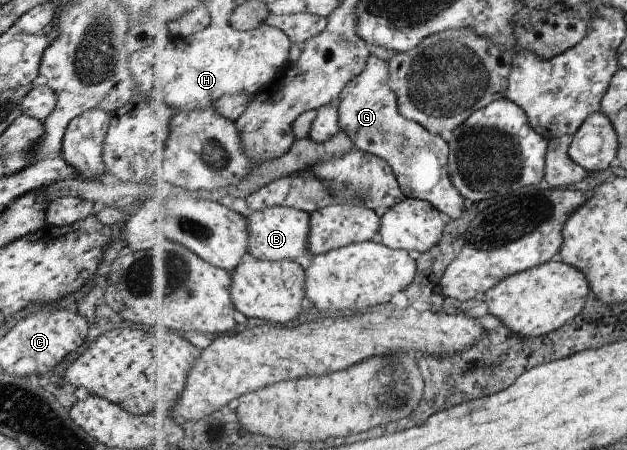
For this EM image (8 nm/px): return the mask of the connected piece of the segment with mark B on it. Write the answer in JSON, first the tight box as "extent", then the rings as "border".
{"extent":[248,206,313,262],"border":[[[274,206],[259,209],[248,216],[250,220],[251,236],[249,239],[249,253],[259,260],[273,262],[293,261],[298,257],[309,257],[313,254],[309,248],[311,232],[311,213],[290,206]]]}

